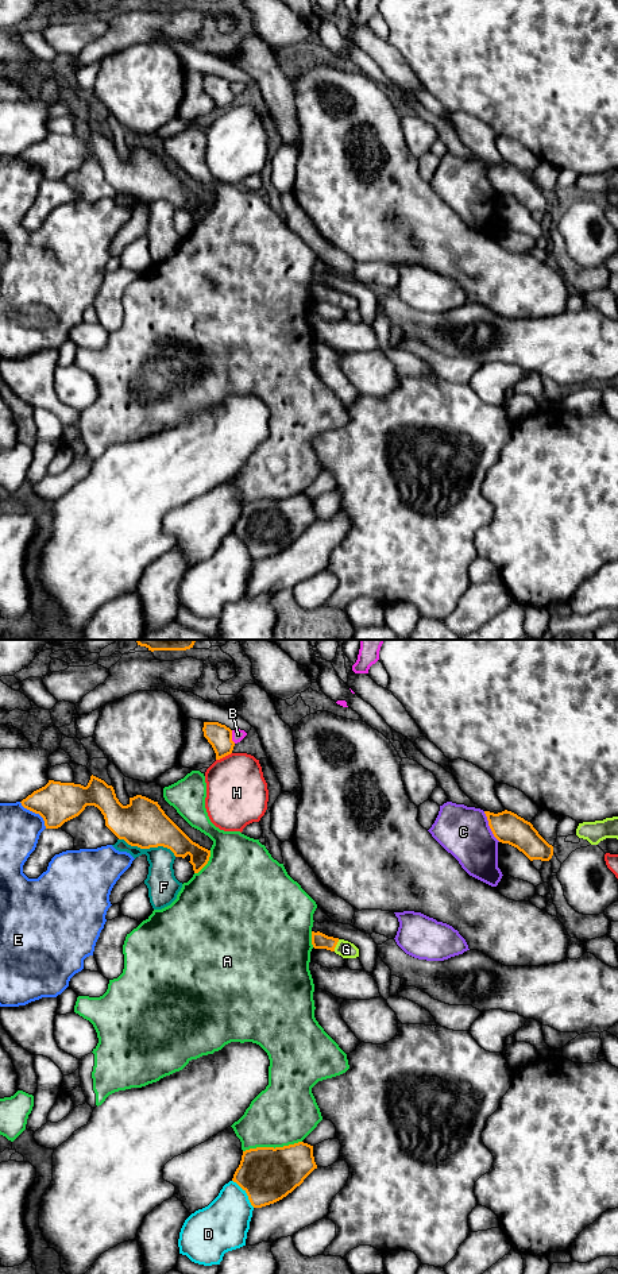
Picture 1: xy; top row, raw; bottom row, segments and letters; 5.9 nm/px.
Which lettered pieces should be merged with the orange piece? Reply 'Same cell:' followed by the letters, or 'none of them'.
Same cell: G

